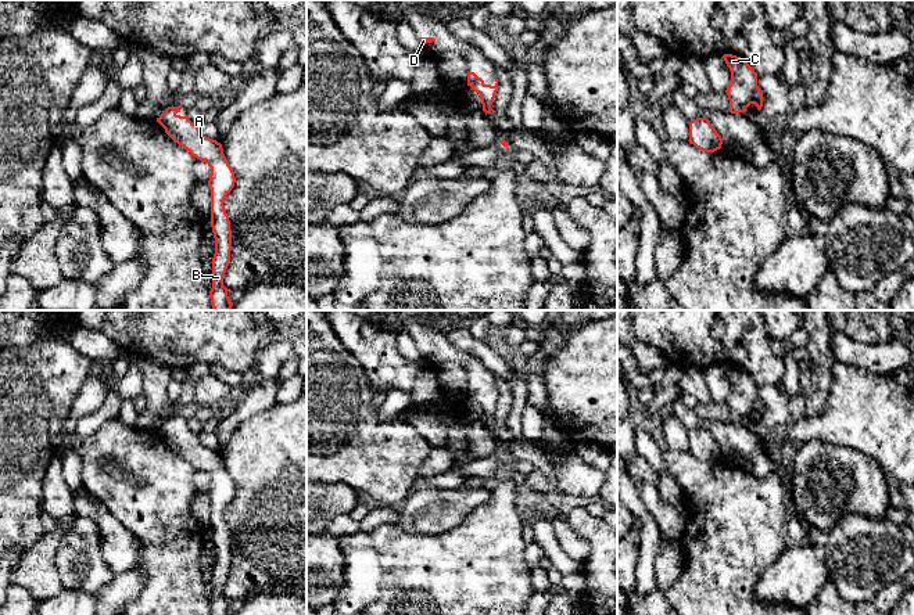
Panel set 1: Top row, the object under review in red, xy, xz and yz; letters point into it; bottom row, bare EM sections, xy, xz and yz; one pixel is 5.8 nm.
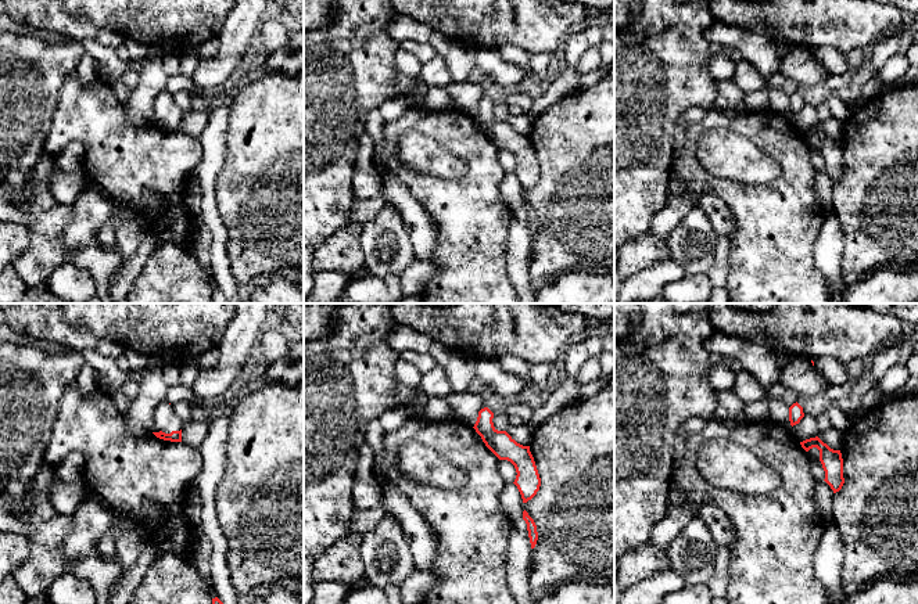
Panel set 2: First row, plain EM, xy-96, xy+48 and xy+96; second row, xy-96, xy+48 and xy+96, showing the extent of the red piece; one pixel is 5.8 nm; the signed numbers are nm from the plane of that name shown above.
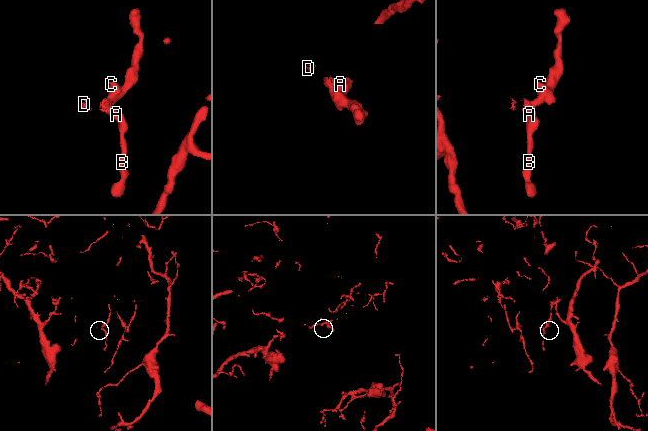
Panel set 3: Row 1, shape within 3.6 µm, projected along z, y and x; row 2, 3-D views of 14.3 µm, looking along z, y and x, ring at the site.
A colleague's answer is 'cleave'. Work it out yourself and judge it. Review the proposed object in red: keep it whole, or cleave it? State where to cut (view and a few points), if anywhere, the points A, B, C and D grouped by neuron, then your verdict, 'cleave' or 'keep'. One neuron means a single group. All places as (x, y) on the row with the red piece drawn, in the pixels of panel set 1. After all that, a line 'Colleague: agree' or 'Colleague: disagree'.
no cut | A B C D | keep
Colleague: disagree

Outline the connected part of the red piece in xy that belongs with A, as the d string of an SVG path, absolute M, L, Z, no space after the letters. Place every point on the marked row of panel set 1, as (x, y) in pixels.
M182 105L168 107L157 118L157 122L175 143L211 168L208 187L211 190L211 227L215 238L215 253L209 298L214 310L232 310L233 303L227 296L227 288L223 285L232 251L230 220L223 201L234 187L234 172L223 154L222 144L204 136L198 125L193 123L187 115L180 116L180 109Z

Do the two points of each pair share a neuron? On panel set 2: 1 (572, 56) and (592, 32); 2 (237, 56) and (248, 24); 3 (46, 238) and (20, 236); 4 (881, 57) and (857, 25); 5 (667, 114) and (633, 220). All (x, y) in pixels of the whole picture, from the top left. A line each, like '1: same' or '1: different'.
1: same
2: same
3: different
4: different
5: same

